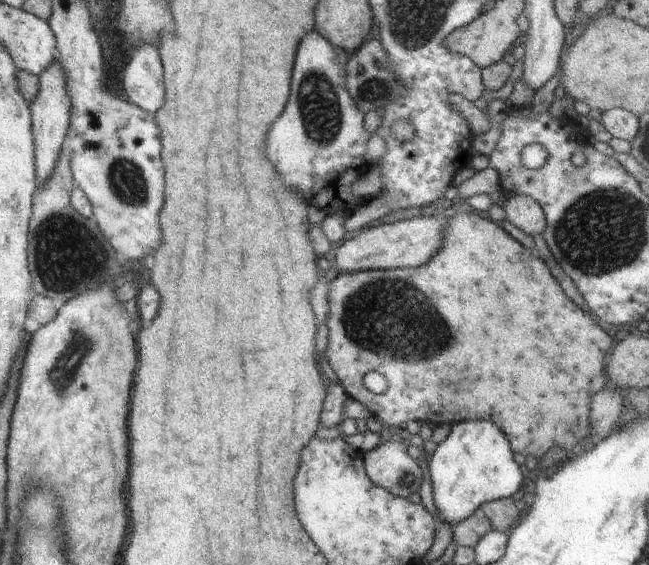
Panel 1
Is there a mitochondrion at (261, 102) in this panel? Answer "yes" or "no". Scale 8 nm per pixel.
no

